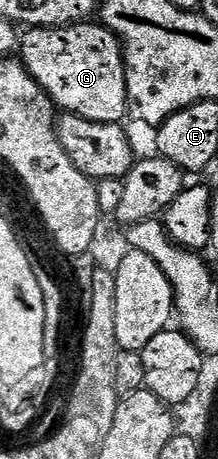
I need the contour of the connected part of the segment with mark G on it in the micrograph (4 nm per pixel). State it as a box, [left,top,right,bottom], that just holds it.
[19,22,129,124]

